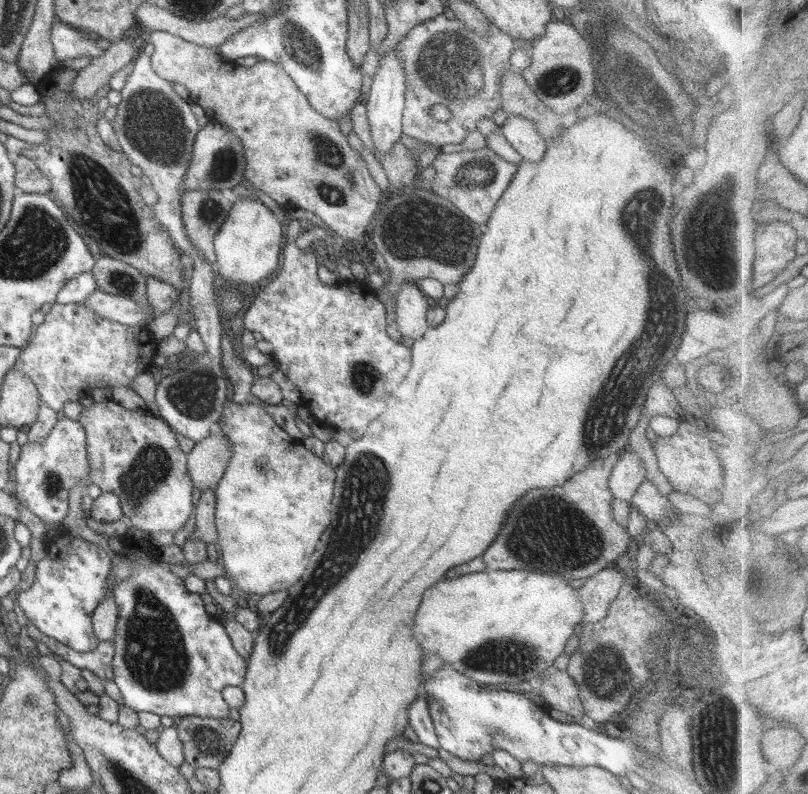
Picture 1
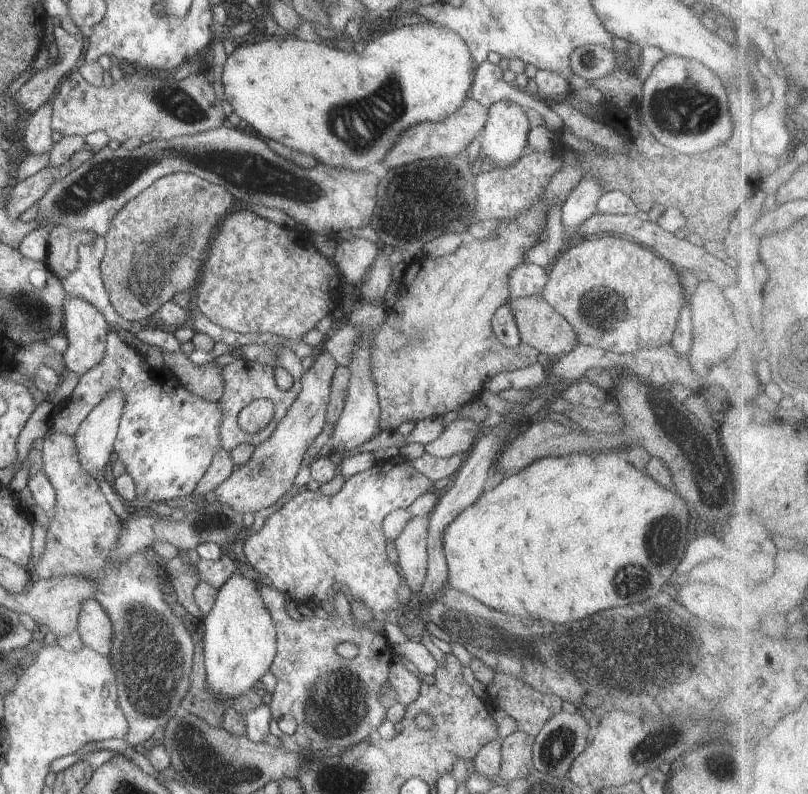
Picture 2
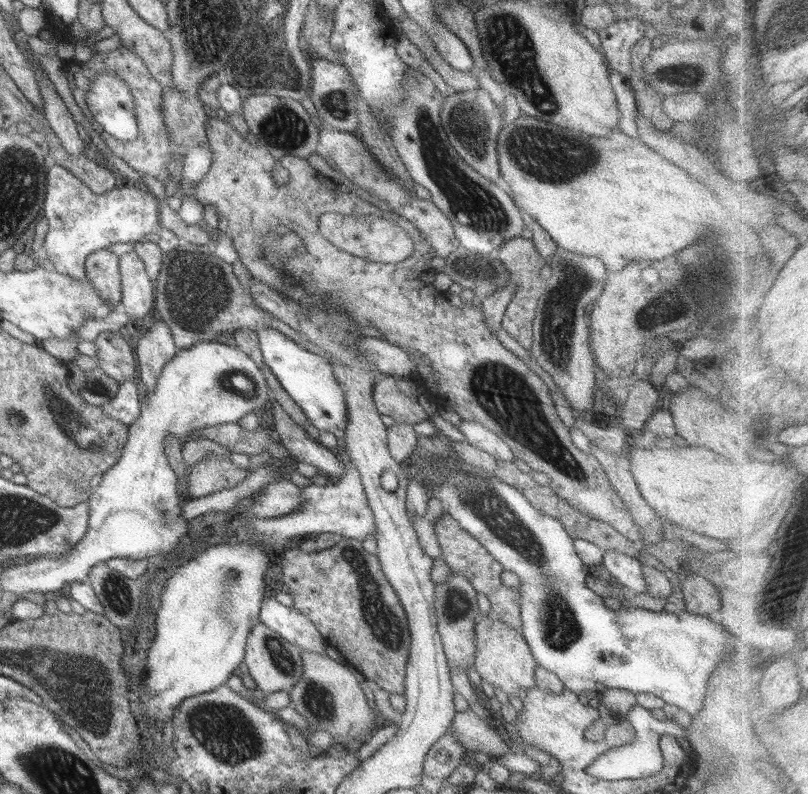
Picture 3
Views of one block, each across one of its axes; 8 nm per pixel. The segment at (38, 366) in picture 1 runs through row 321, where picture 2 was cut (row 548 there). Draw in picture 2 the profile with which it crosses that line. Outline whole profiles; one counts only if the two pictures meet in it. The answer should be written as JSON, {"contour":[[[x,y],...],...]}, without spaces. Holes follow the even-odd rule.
{"contour":[[[49,428],[47,434],[44,437],[44,442],[40,445],[41,454],[43,455],[43,471],[46,474],[48,481],[52,484],[54,490],[57,493],[57,502],[55,503],[55,510],[51,515],[50,525],[48,528],[48,533],[46,534],[46,546],[44,554],[41,556],[39,562],[36,565],[30,565],[29,570],[33,574],[34,579],[50,579],[54,576],[76,574],[79,577],[86,577],[90,581],[93,581],[97,586],[97,594],[94,596],[94,599],[106,610],[106,613],[110,616],[112,620],[114,635],[113,635],[113,644],[111,646],[111,652],[109,653],[111,664],[114,666],[114,670],[117,674],[117,694],[120,709],[125,714],[125,720],[129,725],[129,732],[124,740],[128,745],[131,745],[134,748],[141,749],[142,744],[148,741],[154,732],[158,730],[159,727],[166,726],[169,721],[176,715],[176,711],[180,708],[182,700],[186,697],[186,694],[189,690],[189,677],[191,674],[191,665],[193,664],[193,648],[194,642],[190,632],[185,628],[185,624],[181,622],[181,619],[177,618],[177,615],[173,614],[173,611],[170,609],[170,606],[166,603],[165,600],[165,587],[163,586],[161,577],[157,574],[157,571],[149,566],[144,551],[141,551],[139,554],[132,556],[130,559],[127,559],[126,563],[110,563],[109,562],[109,553],[115,547],[117,542],[117,537],[119,531],[121,530],[121,520],[116,516],[114,510],[112,510],[110,504],[108,504],[102,490],[98,486],[98,481],[94,479],[86,470],[82,469],[76,444],[75,438],[72,435],[66,435],[56,431],[55,429]]]}

